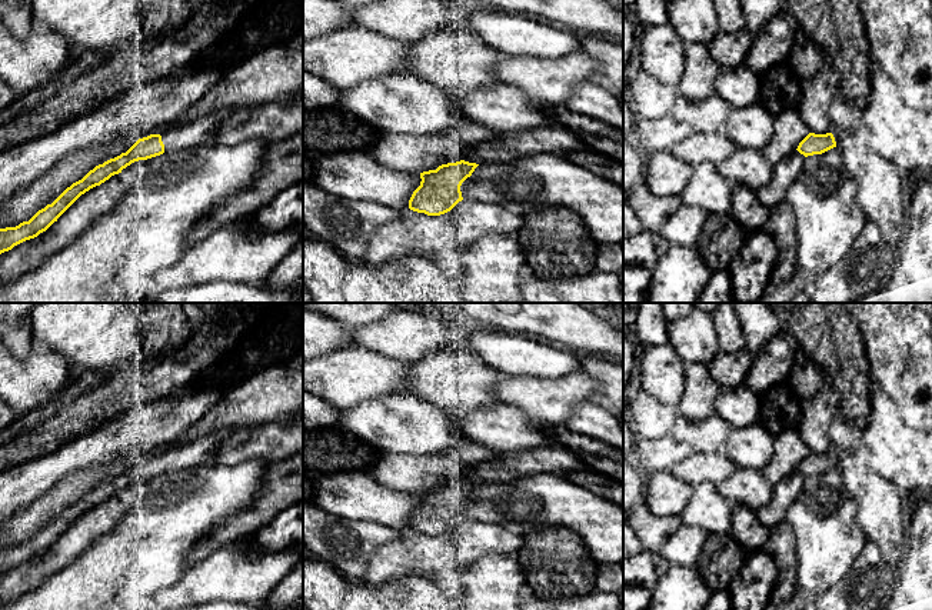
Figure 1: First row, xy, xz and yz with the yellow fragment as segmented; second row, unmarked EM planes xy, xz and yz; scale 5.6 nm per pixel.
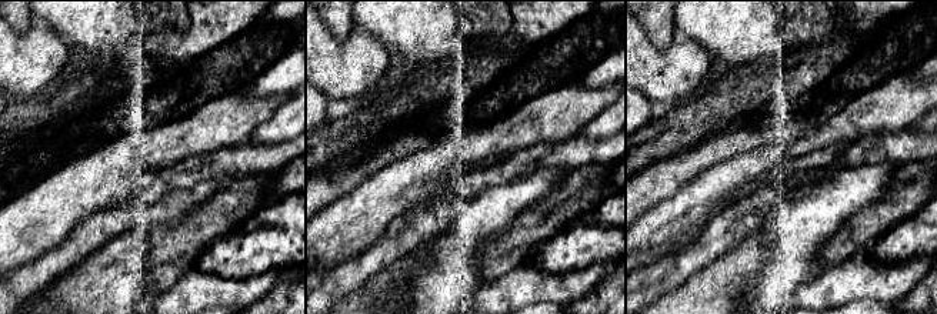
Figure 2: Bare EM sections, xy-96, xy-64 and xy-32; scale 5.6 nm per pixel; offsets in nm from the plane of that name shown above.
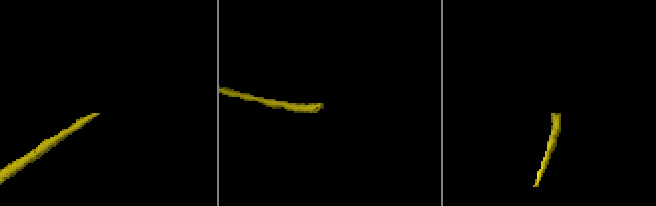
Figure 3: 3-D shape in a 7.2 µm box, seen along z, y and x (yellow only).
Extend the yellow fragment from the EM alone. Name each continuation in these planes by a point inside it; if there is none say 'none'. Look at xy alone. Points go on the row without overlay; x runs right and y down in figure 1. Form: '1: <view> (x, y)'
1: xy (197, 452)

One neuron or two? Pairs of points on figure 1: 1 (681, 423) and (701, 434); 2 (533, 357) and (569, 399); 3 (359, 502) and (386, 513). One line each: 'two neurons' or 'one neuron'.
1: one neuron
2: two neurons
3: one neuron

